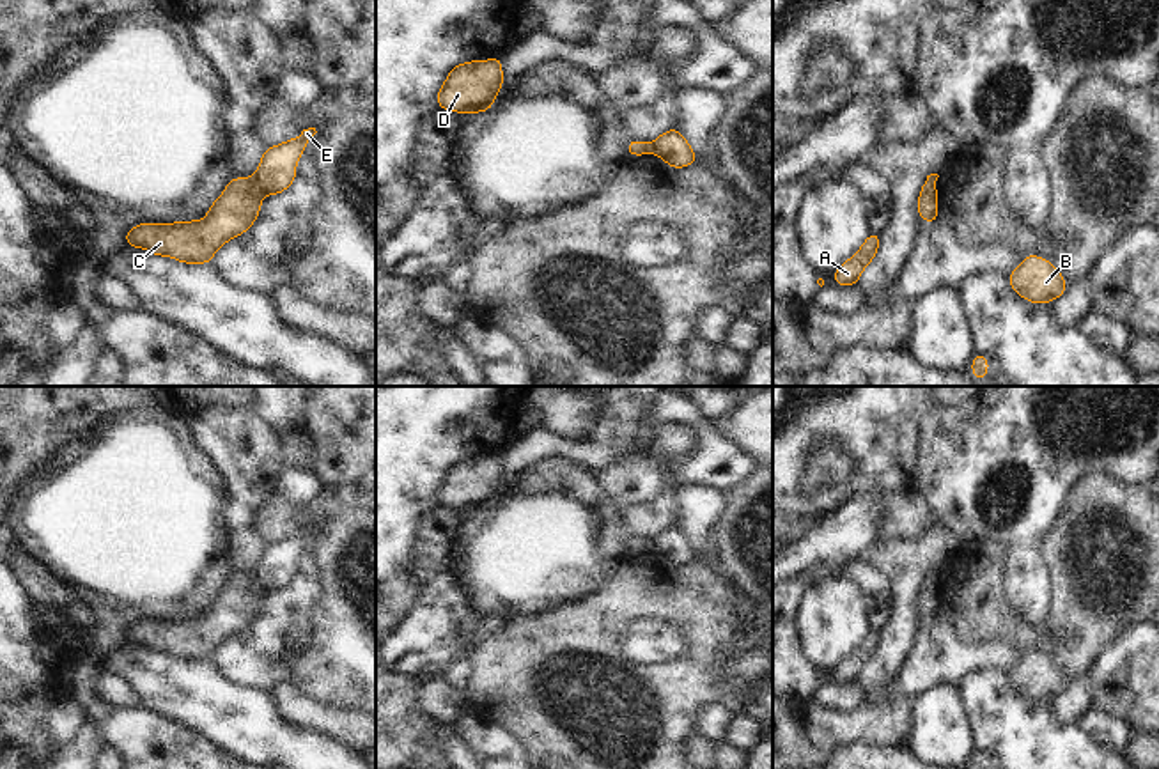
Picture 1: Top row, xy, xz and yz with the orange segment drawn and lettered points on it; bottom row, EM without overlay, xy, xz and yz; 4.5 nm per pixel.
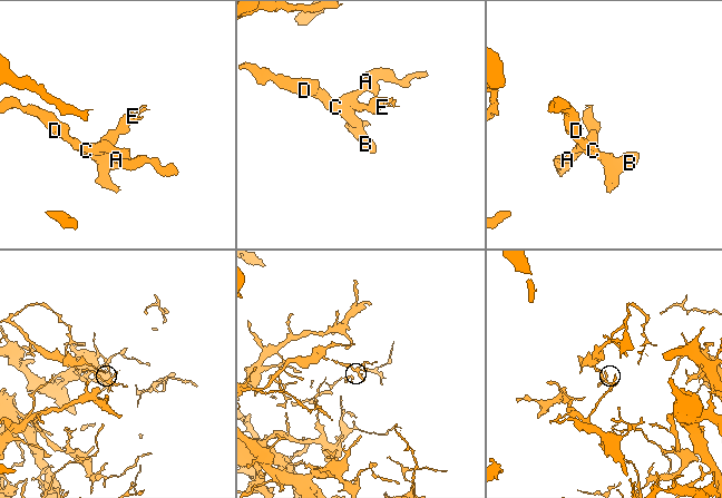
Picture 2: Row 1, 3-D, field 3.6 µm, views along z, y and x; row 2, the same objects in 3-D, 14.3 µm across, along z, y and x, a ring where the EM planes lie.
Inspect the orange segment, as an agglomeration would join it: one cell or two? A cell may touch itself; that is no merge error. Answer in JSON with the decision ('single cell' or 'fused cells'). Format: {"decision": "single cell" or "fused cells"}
{"decision": "fused cells"}

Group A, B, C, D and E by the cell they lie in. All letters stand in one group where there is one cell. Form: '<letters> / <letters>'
A B C D / E

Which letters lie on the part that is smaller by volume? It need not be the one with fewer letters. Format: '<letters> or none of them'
E

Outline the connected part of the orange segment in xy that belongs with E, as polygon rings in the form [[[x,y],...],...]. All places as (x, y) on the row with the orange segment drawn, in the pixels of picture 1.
[[[315,128],[303,129],[298,138],[285,140],[262,152],[253,174],[253,181],[262,195],[280,195],[296,181],[296,165],[307,149],[307,142],[315,133]]]

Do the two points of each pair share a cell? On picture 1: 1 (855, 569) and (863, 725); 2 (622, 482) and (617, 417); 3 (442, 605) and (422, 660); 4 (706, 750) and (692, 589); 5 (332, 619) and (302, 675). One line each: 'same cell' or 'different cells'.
1: different cells
2: different cells
3: same cell
4: different cells
5: same cell

